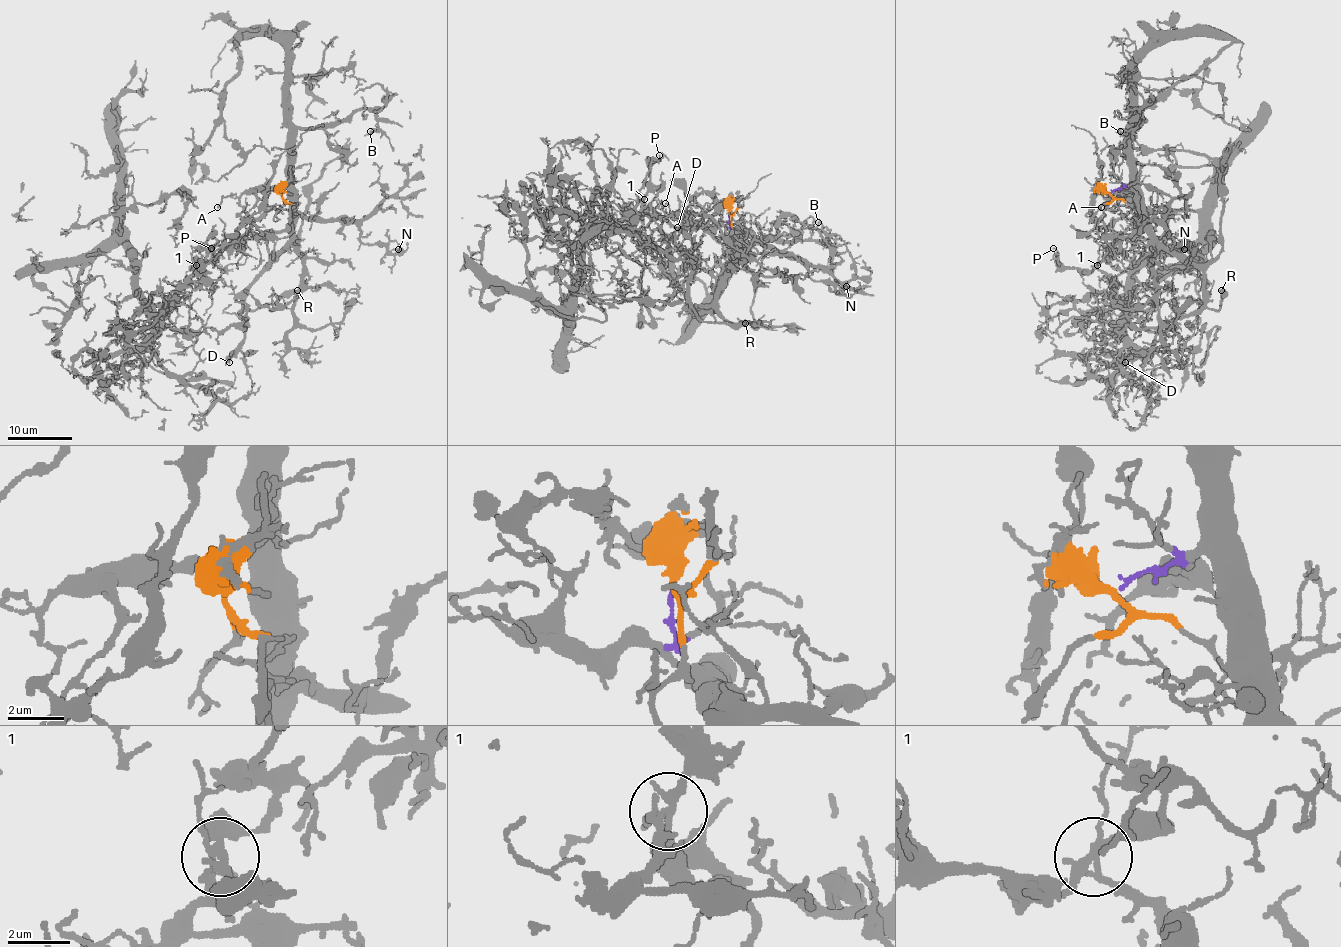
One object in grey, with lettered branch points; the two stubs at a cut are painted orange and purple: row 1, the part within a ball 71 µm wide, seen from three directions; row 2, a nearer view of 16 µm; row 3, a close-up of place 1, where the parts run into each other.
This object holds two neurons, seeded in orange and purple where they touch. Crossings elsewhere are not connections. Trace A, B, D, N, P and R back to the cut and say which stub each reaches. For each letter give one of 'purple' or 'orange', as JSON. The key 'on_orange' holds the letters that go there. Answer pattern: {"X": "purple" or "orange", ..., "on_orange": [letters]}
{"A": "purple", "B": "purple", "D": "purple", "N": "purple", "P": "orange", "R": "purple", "on_orange": ["P"]}

